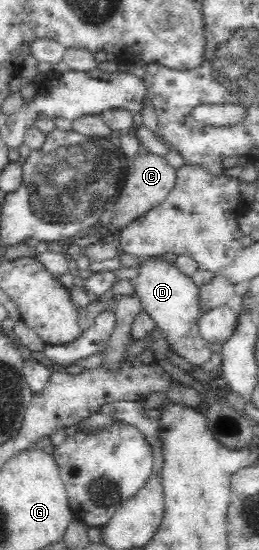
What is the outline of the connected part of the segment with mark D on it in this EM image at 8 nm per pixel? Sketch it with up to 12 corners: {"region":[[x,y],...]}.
{"region":[[147,259],[134,291],[168,349],[202,366],[197,285]]}

